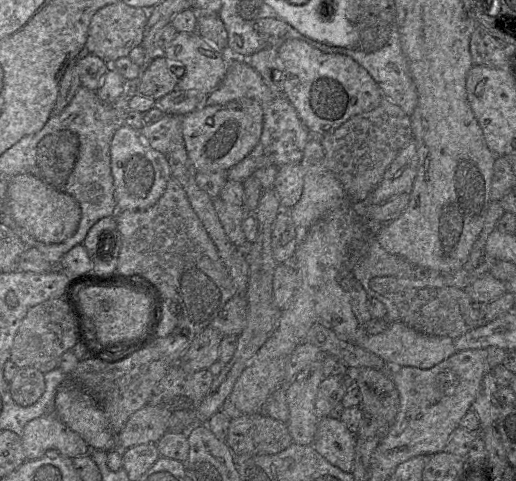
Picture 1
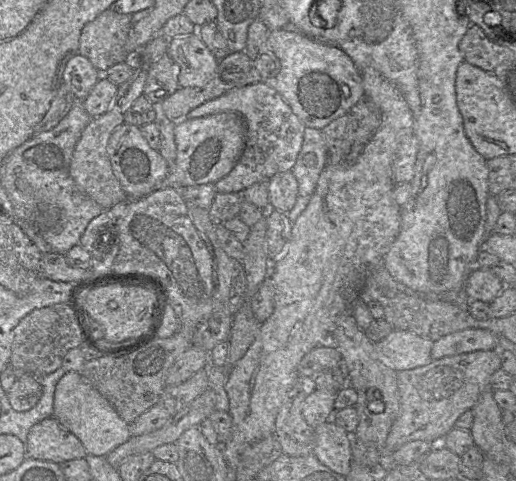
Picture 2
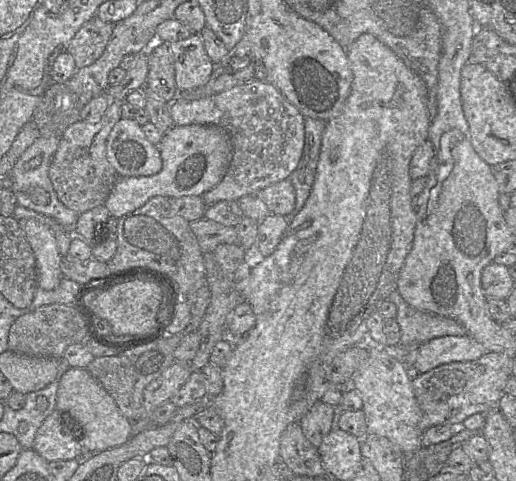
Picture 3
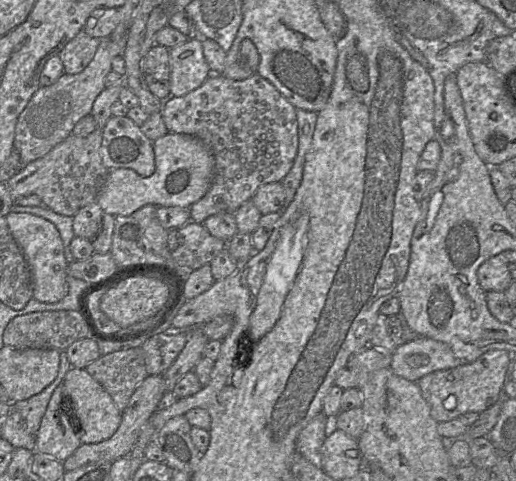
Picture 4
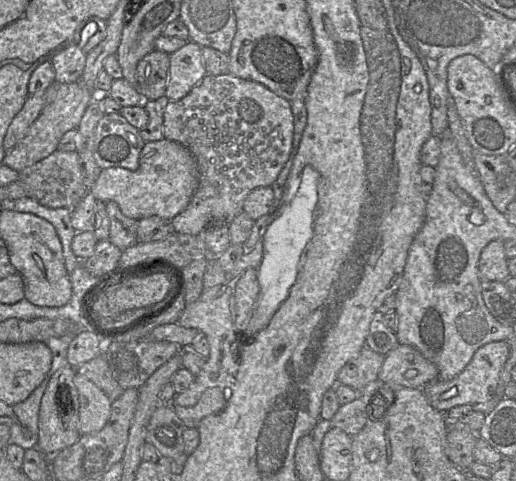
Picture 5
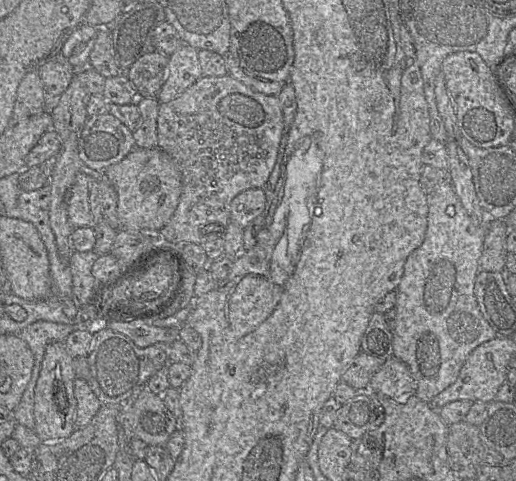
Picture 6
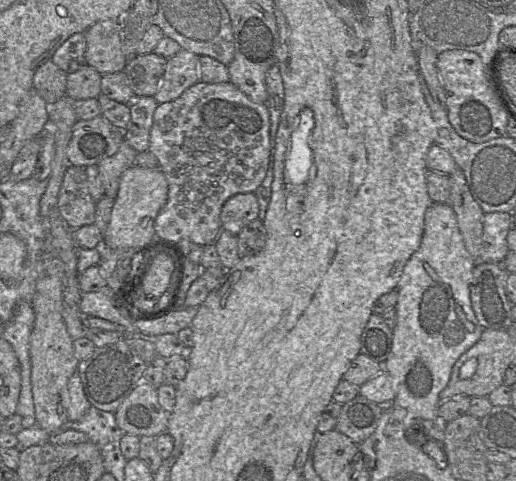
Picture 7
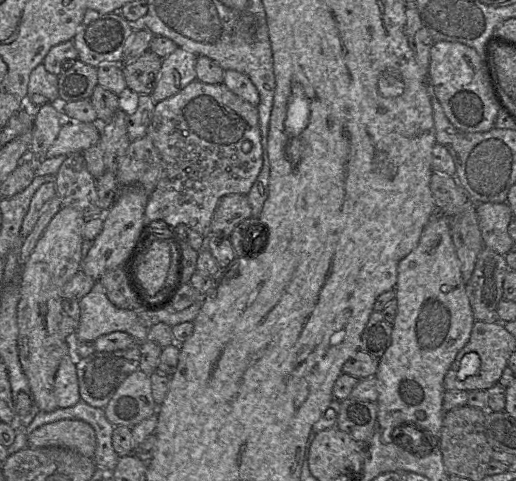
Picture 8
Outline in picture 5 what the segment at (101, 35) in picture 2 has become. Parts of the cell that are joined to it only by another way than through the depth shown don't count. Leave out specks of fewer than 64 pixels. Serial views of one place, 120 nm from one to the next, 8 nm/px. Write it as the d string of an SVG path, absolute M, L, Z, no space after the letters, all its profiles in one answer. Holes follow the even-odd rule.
M75 43L57 53L50 60L55 72L55 82L73 83L82 75L87 54Z

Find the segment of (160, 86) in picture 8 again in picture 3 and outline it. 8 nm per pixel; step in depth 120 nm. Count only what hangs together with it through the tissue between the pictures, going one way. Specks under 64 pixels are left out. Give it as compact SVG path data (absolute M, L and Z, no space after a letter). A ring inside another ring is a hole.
M191 33L188 38L169 45L178 92L202 86L209 81L215 64L205 51L200 33Z

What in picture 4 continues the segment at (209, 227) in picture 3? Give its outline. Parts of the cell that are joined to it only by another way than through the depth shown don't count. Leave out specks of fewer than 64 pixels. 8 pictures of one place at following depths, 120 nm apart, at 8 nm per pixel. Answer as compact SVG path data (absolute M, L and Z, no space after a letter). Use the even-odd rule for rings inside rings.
M189 221L178 229L169 230L168 248L175 267L187 276L206 264L223 249L227 242L212 236L203 223Z

